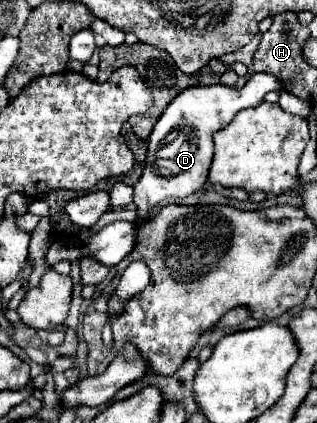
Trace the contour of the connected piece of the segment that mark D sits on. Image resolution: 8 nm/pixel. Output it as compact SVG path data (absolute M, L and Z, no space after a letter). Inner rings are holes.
M254 74L244 84L242 90L234 90L230 86L214 84L214 86L194 86L186 88L178 94L160 120L154 124L154 130L148 138L148 156L144 164L142 178L134 186L134 204L138 206L138 220L144 220L148 212L160 204L164 198L190 196L198 192L206 180L212 164L212 134L226 128L228 122L244 108L256 106L264 100L264 94L272 90L282 90L278 78L272 74Z

